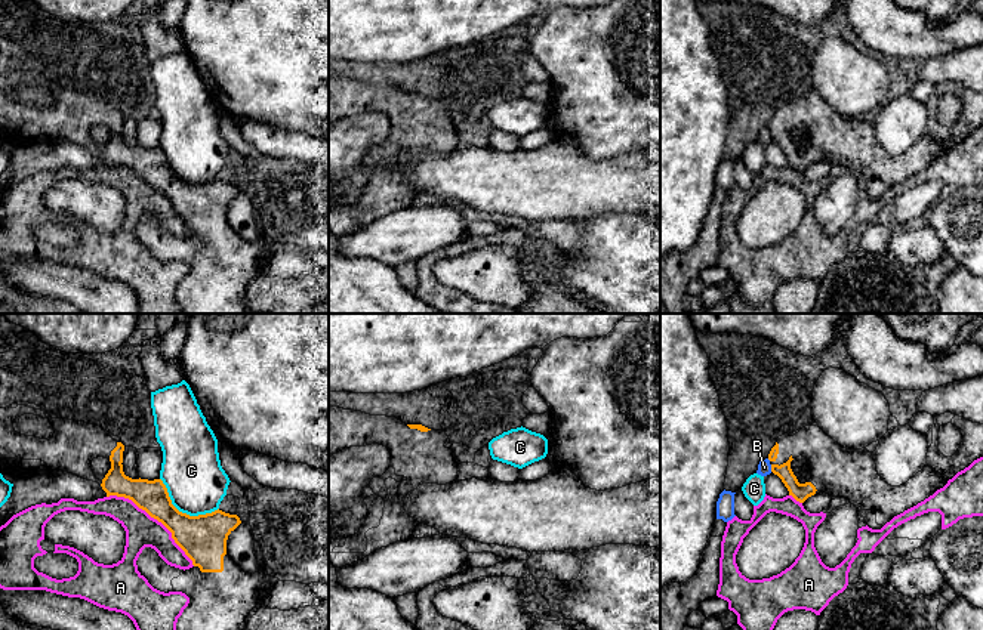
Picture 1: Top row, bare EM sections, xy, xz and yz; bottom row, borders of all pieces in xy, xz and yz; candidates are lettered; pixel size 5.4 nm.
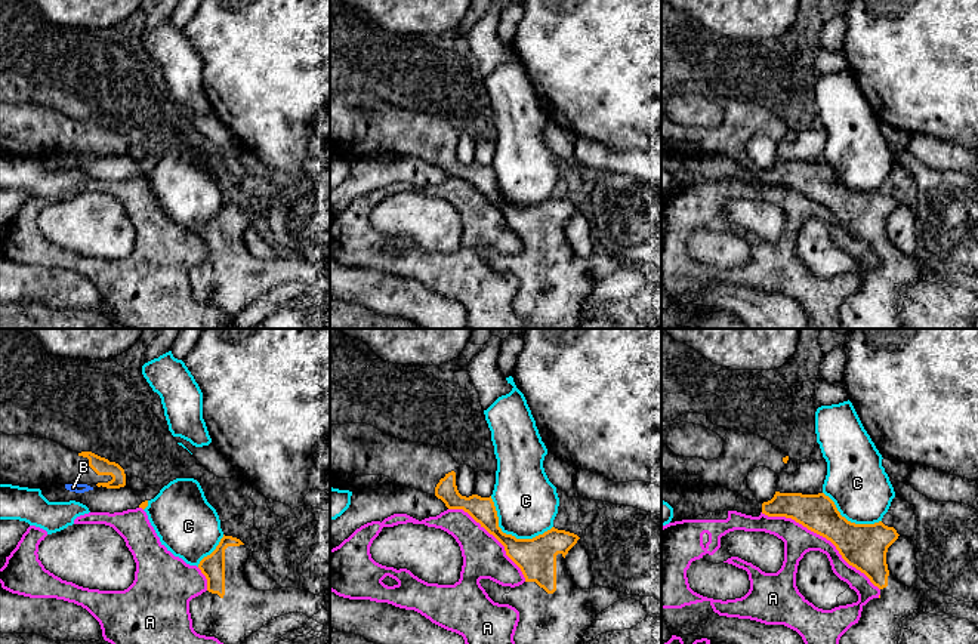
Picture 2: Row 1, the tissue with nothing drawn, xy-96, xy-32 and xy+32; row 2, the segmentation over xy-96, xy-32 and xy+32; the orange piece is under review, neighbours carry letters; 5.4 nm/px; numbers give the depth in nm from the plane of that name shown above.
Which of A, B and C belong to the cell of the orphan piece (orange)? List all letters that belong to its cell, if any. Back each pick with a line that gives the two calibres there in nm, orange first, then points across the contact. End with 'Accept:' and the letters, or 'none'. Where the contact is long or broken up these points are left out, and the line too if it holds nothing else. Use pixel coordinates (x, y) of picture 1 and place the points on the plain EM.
Accept: none

